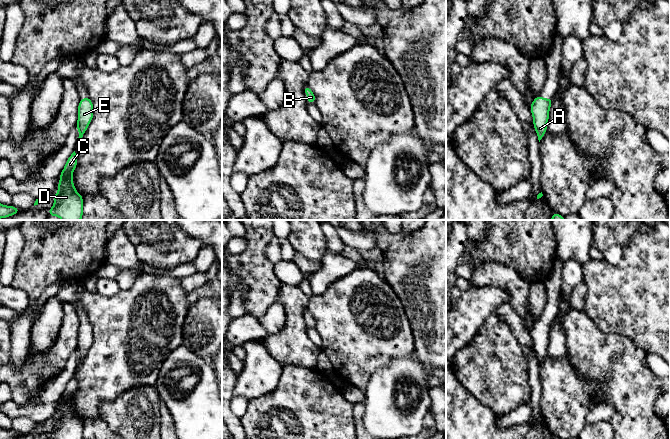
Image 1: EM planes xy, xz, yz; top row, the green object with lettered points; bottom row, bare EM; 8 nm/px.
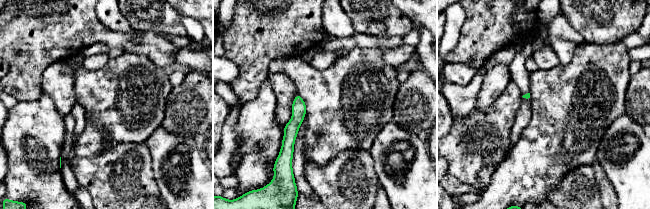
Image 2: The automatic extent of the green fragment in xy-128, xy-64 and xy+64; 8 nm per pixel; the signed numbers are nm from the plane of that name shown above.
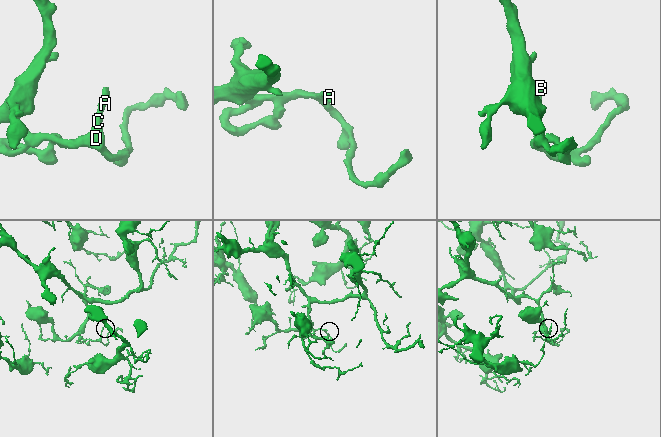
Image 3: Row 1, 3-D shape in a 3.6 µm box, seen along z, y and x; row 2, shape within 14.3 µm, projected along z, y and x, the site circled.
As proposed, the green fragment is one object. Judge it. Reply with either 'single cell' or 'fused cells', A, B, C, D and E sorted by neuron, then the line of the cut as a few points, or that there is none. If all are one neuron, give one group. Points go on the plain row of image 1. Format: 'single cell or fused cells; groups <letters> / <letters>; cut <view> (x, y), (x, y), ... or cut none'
single cell; groups A B C D E; cut none

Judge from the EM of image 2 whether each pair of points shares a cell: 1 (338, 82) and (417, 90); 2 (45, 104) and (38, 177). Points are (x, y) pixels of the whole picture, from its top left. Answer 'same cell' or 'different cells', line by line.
1: different cells
2: same cell

